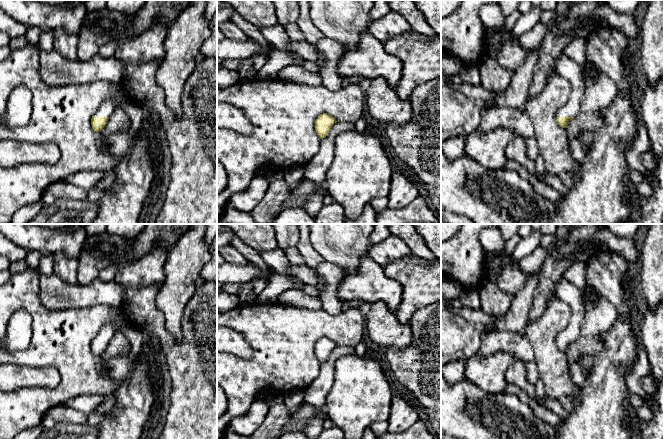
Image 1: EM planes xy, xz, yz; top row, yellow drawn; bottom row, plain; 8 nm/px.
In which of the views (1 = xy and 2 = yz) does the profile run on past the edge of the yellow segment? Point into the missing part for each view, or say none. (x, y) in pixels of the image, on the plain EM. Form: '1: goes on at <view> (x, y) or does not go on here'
1: goes on at xy (106, 333)
2: goes on at yz (567, 292)

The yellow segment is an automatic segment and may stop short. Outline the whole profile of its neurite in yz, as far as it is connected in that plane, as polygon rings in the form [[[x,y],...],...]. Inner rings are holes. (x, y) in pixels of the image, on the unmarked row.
[[[564,277],[557,283],[555,295],[567,303],[572,310],[572,316],[567,328],[556,337],[556,346],[566,352],[567,348],[578,339],[585,314],[585,302],[580,289]]]

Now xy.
[[[108,321],[96,335],[96,337],[91,342],[91,350],[94,355],[101,356],[109,341],[112,339],[114,334],[117,332],[117,325],[112,322]]]

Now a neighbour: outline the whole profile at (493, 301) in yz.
[[[486,280],[477,290],[484,312],[491,316],[502,317],[510,310],[514,296],[502,292],[494,282]]]

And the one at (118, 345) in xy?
[[[116,332],[109,341],[107,348],[101,355],[102,360],[108,361],[117,357],[118,355],[126,355],[130,350],[130,345],[126,337],[122,336],[120,332]]]

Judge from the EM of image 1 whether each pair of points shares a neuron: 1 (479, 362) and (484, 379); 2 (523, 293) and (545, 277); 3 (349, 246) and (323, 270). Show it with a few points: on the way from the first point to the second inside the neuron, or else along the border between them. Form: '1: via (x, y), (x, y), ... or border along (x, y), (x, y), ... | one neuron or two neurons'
1: via (479, 366), (484, 375) | one neuron
2: border along (538, 271), (538, 286), (532, 305) | two neurons
3: border along (325, 260), (338, 265), (344, 271) | two neurons

